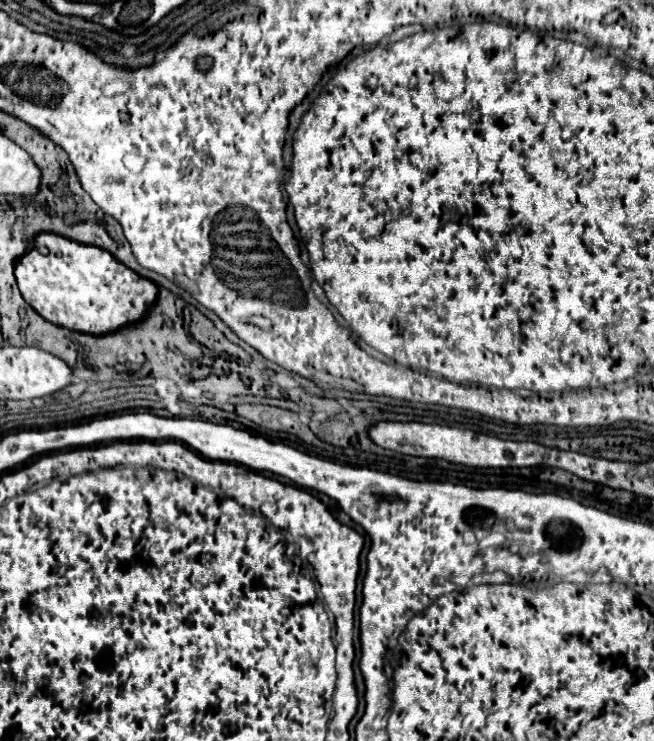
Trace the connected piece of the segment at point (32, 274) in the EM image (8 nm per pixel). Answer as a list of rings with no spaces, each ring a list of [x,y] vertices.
[[[40,233],[36,235],[36,251],[28,251],[22,257],[16,259],[14,263],[14,275],[20,293],[24,295],[26,303],[36,309],[46,321],[74,329],[80,333],[90,333],[90,335],[102,335],[108,331],[114,331],[116,327],[126,327],[128,323],[136,323],[140,315],[144,315],[144,307],[156,299],[158,285],[152,283],[146,277],[140,277],[136,271],[128,269],[122,265],[112,253],[106,249],[94,247],[94,245],[84,245],[66,237],[60,237],[56,233]]]

